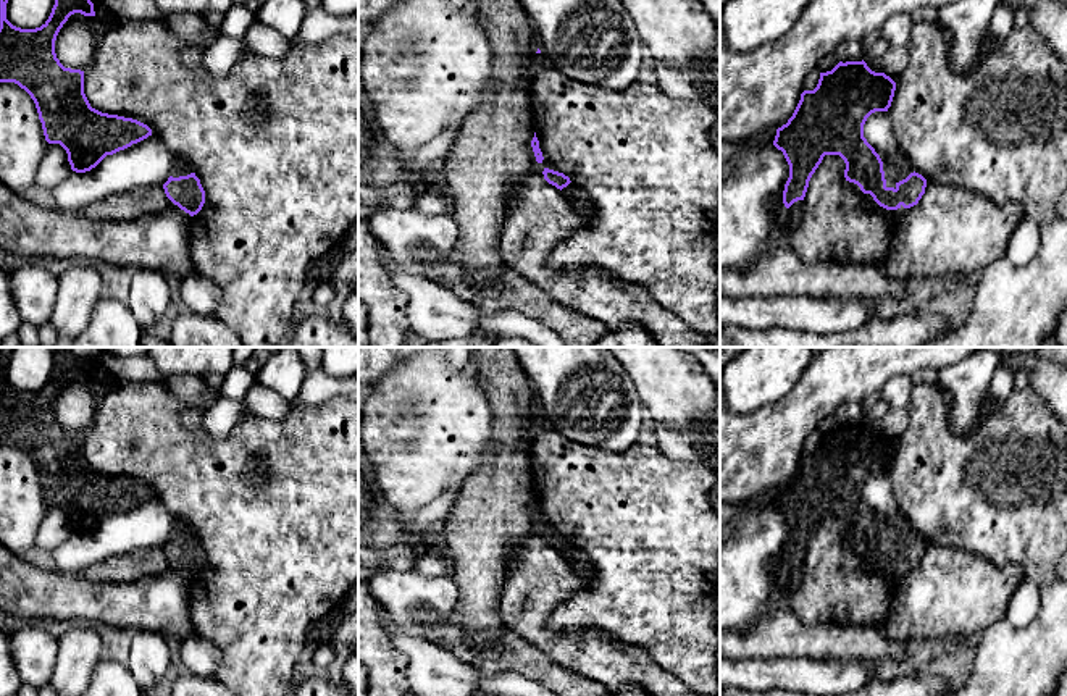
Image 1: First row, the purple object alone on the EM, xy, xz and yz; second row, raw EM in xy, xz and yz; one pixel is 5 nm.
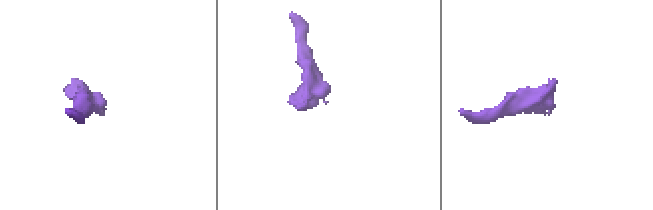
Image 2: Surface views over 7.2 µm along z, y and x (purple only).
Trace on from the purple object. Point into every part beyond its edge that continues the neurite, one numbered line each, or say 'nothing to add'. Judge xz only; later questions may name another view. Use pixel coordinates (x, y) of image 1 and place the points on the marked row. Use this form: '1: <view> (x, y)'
1: xz (583, 205)

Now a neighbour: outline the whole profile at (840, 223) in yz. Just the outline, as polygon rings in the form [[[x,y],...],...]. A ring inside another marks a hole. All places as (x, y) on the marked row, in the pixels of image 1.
[[[825,155],[809,181],[789,249],[809,263],[877,265],[889,257],[898,210],[880,207],[844,178],[839,155]]]

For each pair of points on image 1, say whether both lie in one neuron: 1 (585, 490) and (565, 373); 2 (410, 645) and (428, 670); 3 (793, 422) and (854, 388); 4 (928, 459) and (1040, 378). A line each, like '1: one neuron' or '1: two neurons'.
1: two neurons
2: one neuron
3: one neuron
4: two neurons

